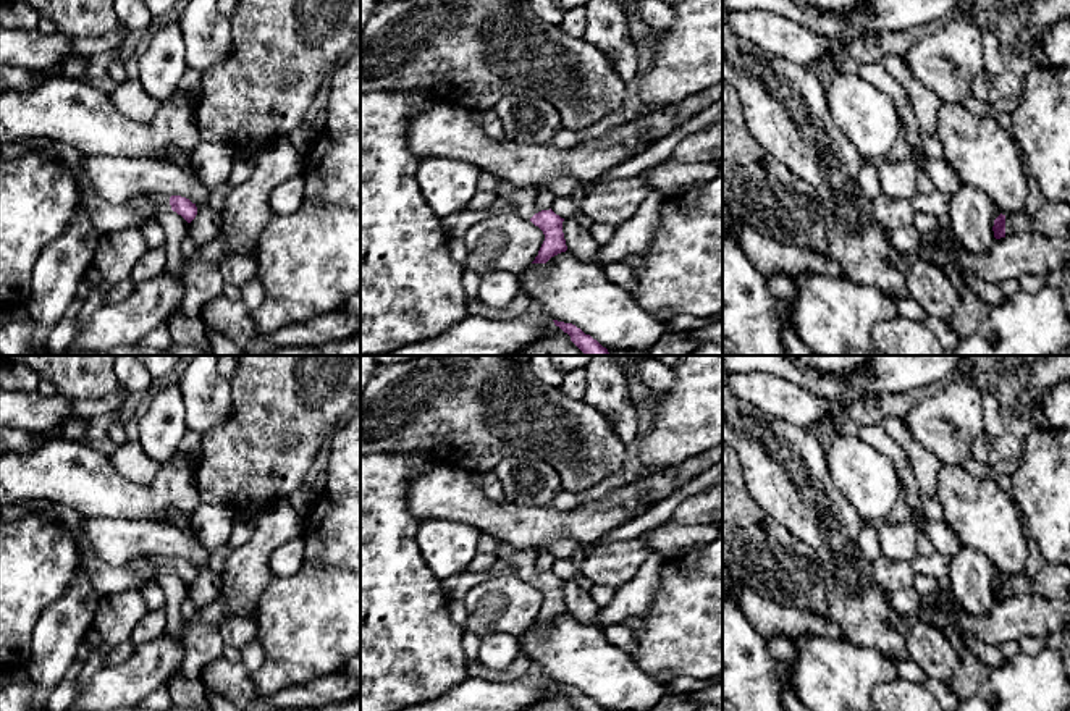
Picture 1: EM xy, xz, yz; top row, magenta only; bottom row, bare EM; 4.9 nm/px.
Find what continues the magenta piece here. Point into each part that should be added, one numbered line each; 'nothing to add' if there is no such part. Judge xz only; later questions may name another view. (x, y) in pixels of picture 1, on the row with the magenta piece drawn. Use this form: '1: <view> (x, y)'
1: xz (524, 197)

